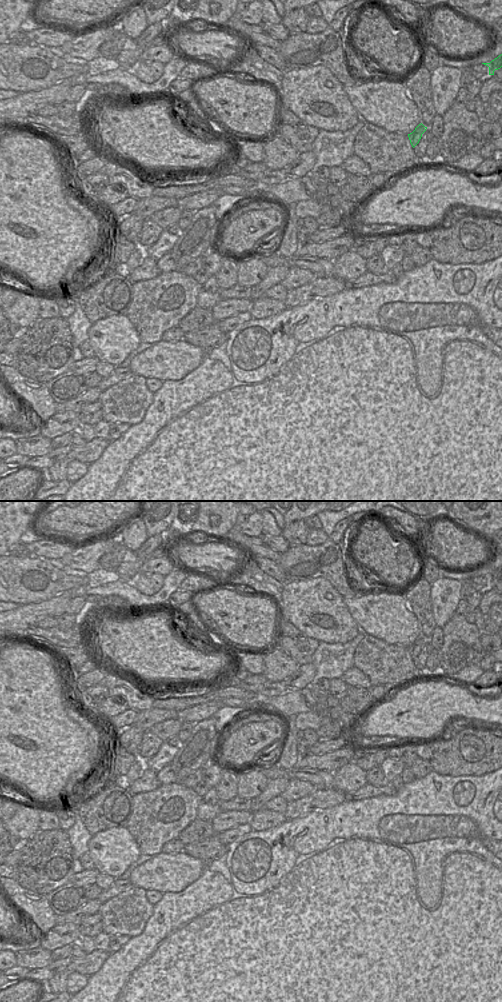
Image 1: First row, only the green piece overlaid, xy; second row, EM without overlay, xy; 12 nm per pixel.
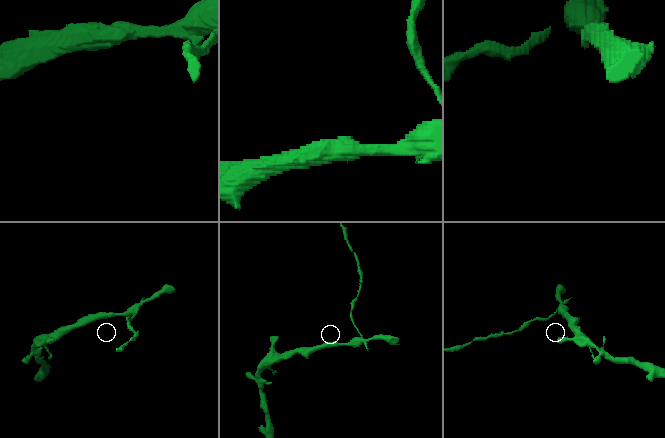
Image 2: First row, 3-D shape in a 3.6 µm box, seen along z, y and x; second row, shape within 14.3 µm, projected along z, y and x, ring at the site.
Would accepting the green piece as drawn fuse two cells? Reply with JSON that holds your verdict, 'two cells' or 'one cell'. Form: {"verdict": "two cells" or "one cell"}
{"verdict": "two cells"}

